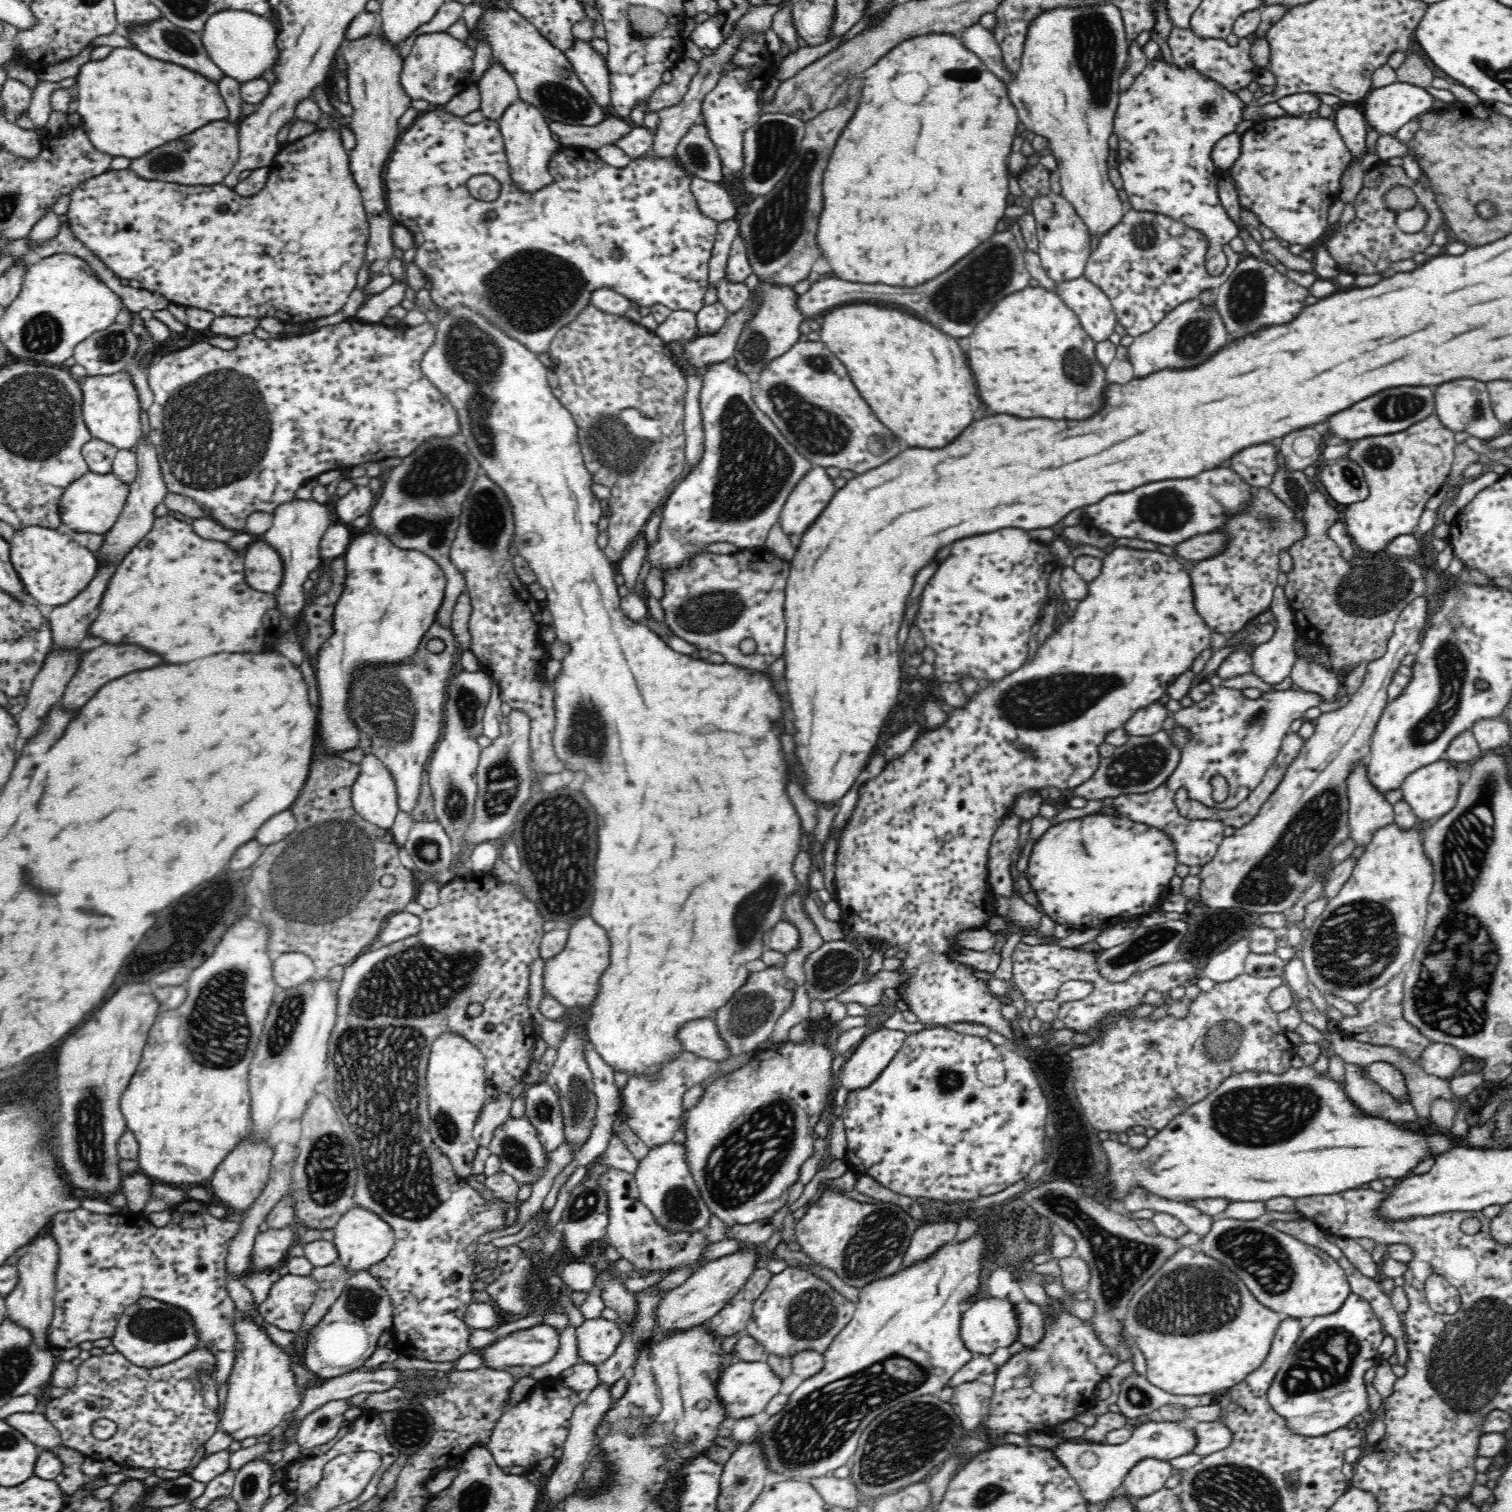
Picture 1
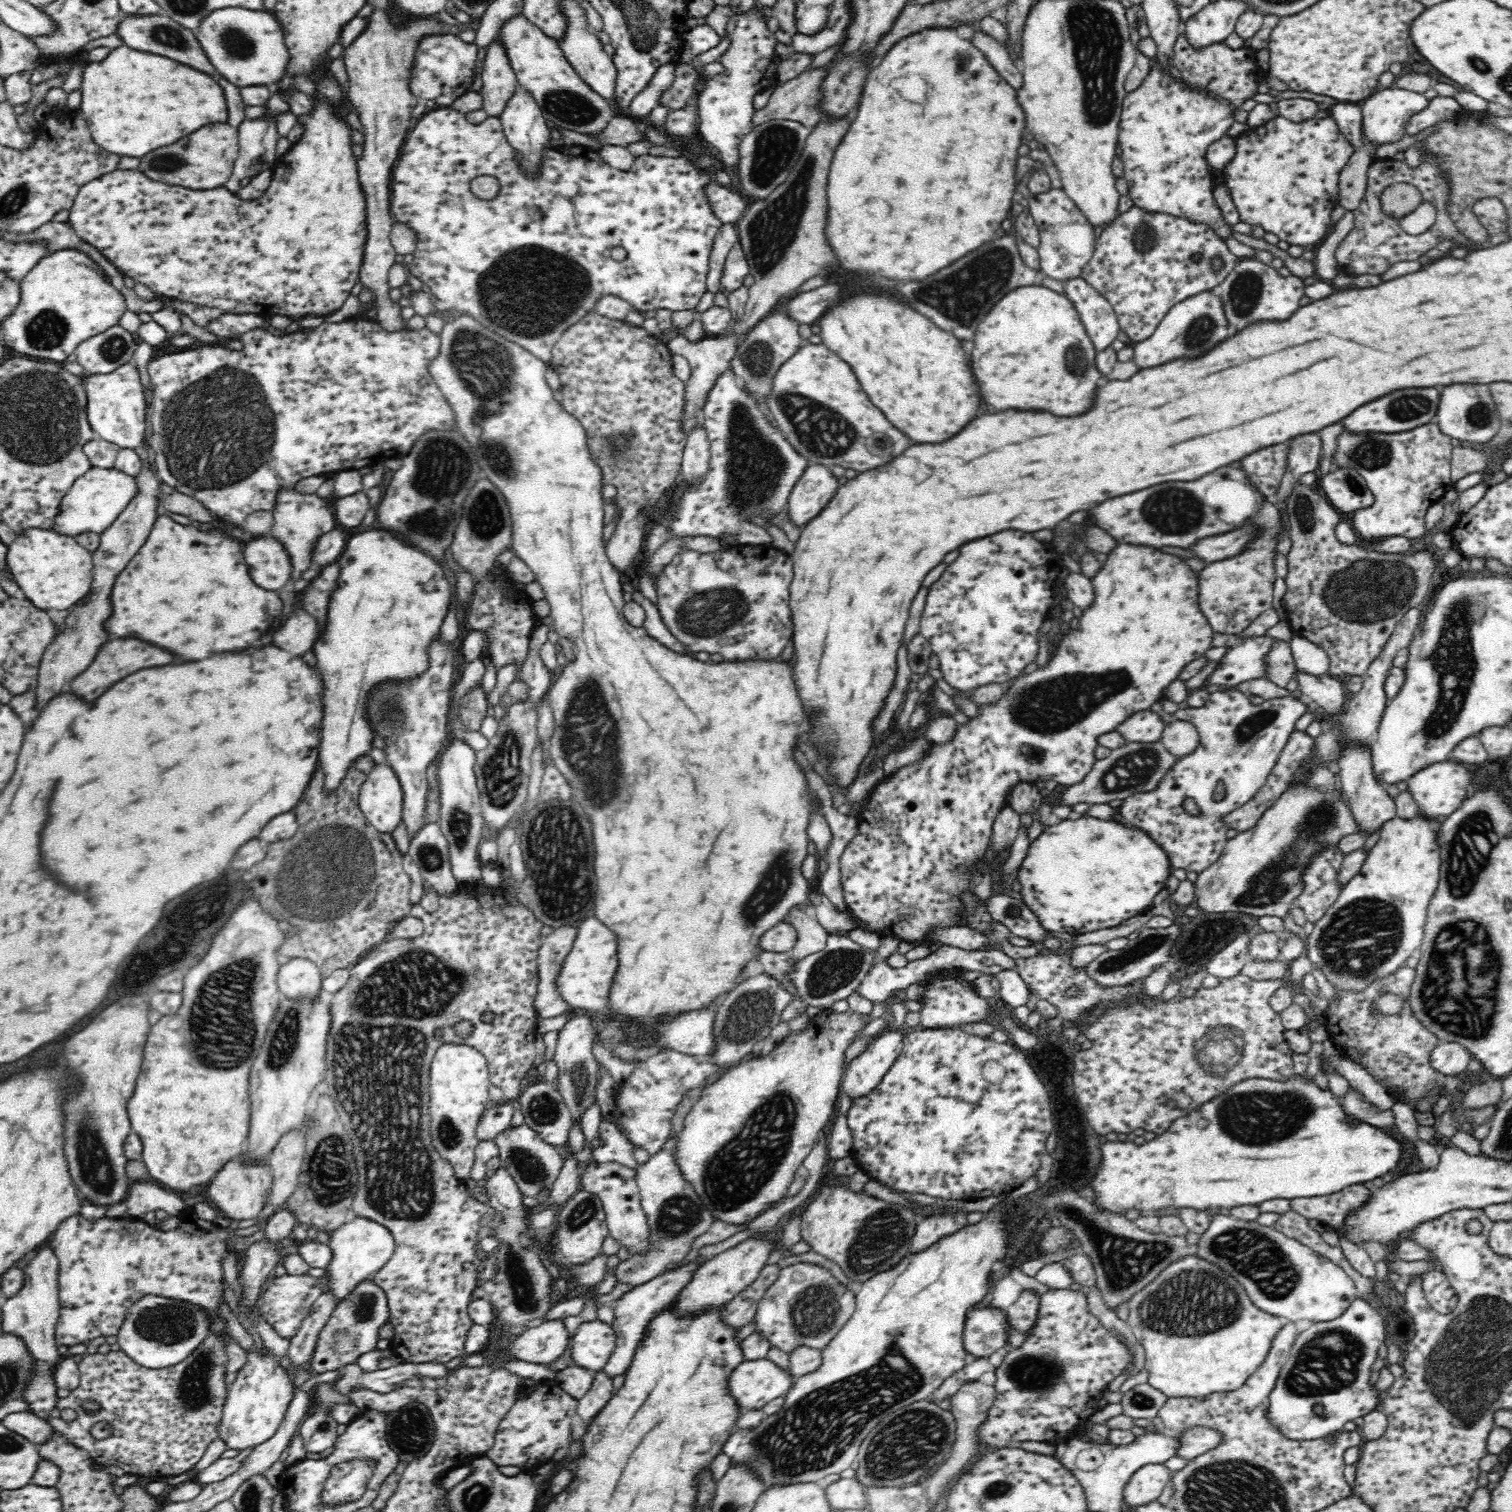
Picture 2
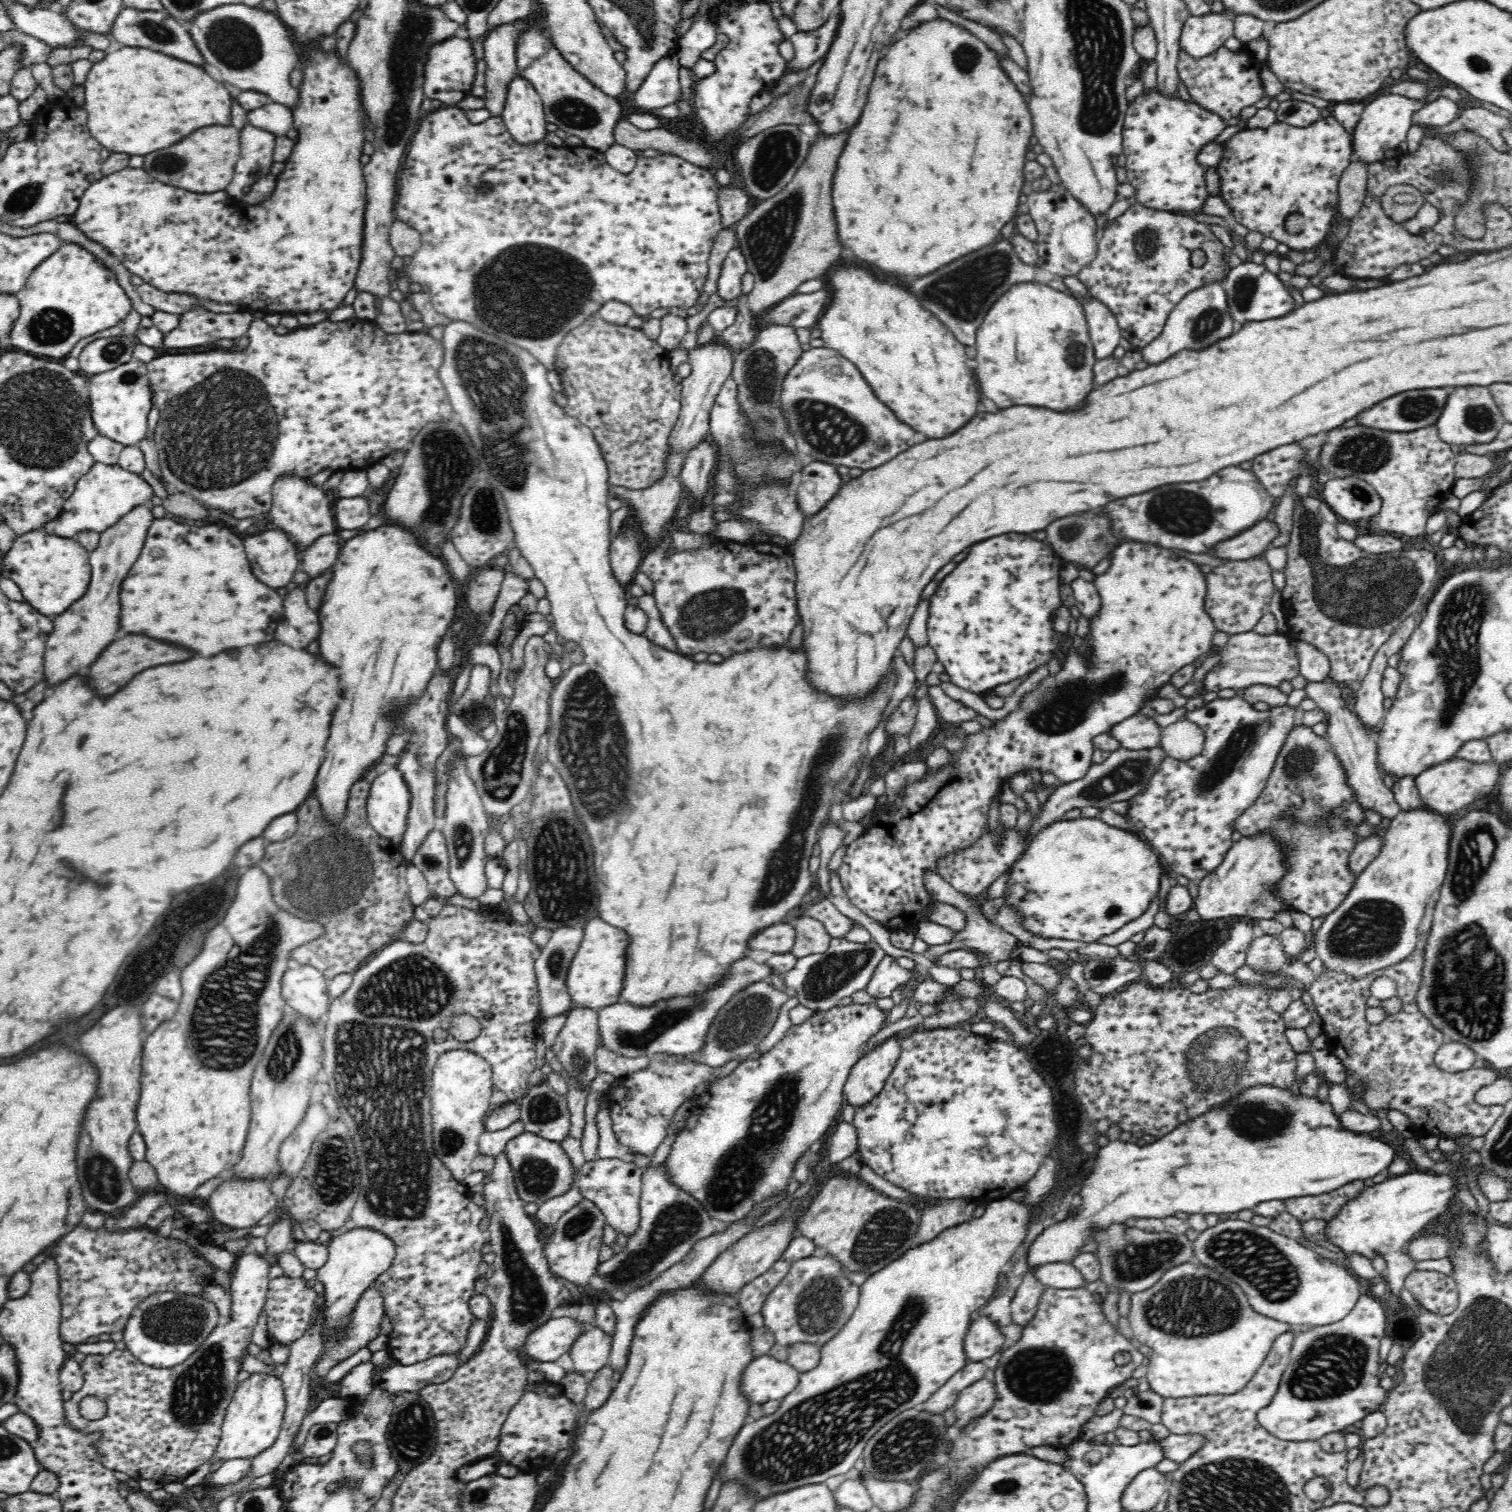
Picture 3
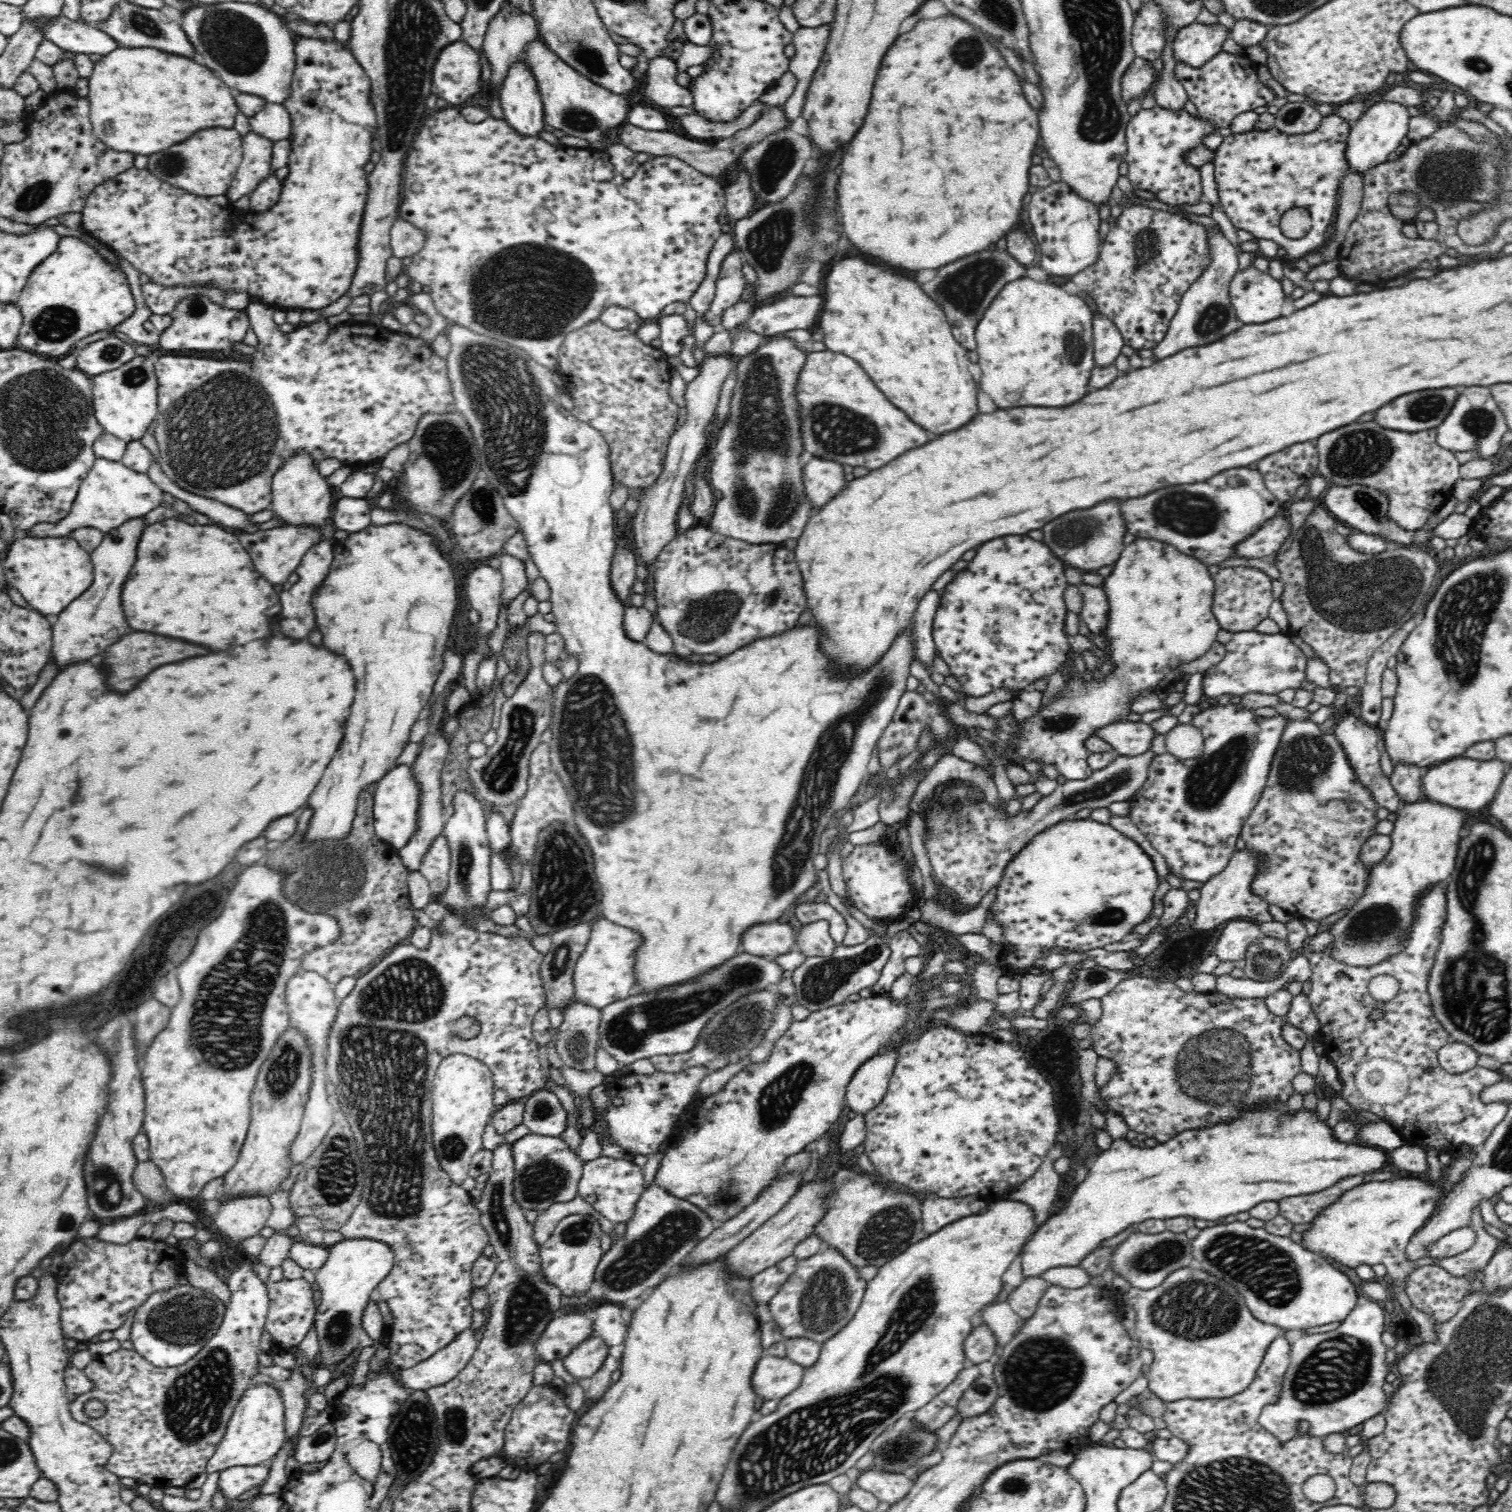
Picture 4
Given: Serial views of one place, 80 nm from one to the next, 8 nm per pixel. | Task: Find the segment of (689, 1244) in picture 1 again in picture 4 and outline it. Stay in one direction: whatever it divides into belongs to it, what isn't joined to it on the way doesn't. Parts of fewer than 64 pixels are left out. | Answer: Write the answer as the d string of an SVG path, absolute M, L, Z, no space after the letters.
M601 1157L585 1162L583 1175L578 1183L578 1196L592 1204L613 1224L628 1223L634 1214L634 1206L641 1196L642 1181L643 1171L632 1161Z

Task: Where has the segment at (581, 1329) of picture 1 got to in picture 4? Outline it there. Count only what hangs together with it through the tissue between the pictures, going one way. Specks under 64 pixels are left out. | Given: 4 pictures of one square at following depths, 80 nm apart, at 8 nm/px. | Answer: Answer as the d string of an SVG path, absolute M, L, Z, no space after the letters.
M594 1334L561 1361L568 1373L580 1383L587 1384L588 1378L604 1365L604 1358L609 1354L608 1349L608 1345Z

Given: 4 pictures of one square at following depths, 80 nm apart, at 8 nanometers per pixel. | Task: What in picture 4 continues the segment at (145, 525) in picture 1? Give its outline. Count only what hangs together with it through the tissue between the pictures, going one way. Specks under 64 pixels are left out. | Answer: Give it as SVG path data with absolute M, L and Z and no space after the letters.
M142 517L127 520L118 528L105 533L101 544L92 552L94 565L92 586L84 596L74 600L74 604L69 604L68 608L59 614L58 622L52 627L54 640L52 640L51 657L60 666L60 670L78 660L90 660L92 656L100 654L106 646L116 644L122 636L130 632L130 626L126 624L126 616L120 606L120 592L134 566L138 536L142 534L144 527Z

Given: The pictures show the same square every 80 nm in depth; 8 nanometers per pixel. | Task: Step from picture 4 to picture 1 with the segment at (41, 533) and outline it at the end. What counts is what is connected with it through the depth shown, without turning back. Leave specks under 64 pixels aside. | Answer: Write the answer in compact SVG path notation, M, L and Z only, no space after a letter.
M87 472L78 478L63 492L59 500L59 513L62 527L94 534L104 534L112 528L114 522L118 520L125 502L127 501L130 484L120 480L113 472L98 474L97 472Z

